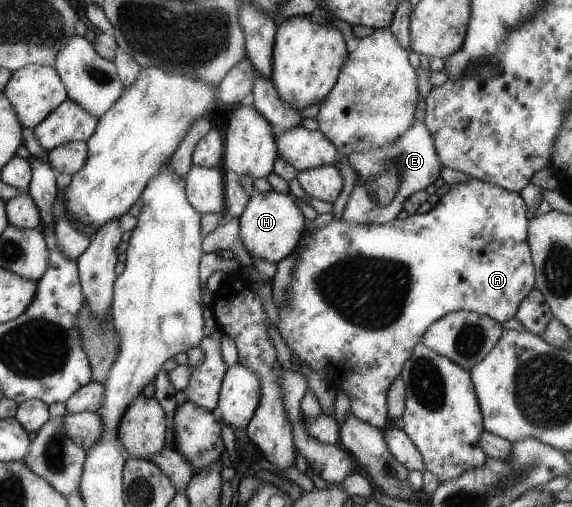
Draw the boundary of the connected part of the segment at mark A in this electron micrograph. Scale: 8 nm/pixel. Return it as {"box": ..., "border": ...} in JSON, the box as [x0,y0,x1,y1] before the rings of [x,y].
{"box":[278,179,536,471],"border":[[[470,179],[466,183],[450,185],[448,191],[439,197],[438,202],[428,211],[422,214],[408,214],[404,219],[394,218],[392,222],[381,223],[378,225],[346,223],[346,220],[332,219],[308,231],[306,235],[301,235],[301,242],[297,243],[298,251],[296,261],[294,261],[294,271],[290,275],[290,283],[282,295],[282,305],[278,307],[278,333],[288,347],[292,355],[298,357],[299,363],[308,365],[312,370],[319,370],[333,382],[338,388],[342,389],[350,401],[350,413],[358,417],[360,421],[368,423],[378,429],[383,430],[384,443],[388,452],[394,456],[394,459],[405,467],[408,471],[424,471],[424,461],[414,443],[408,439],[408,436],[399,427],[390,427],[385,429],[389,422],[387,417],[386,392],[390,383],[401,373],[402,366],[413,353],[414,346],[420,341],[433,322],[440,319],[446,313],[456,310],[472,311],[478,315],[488,315],[498,323],[503,323],[516,317],[517,307],[522,299],[530,290],[534,289],[536,284],[536,272],[533,270],[532,252],[529,250],[528,242],[528,220],[526,219],[526,205],[518,193],[506,191],[505,188],[498,187],[496,184],[484,182],[478,179]]]}

